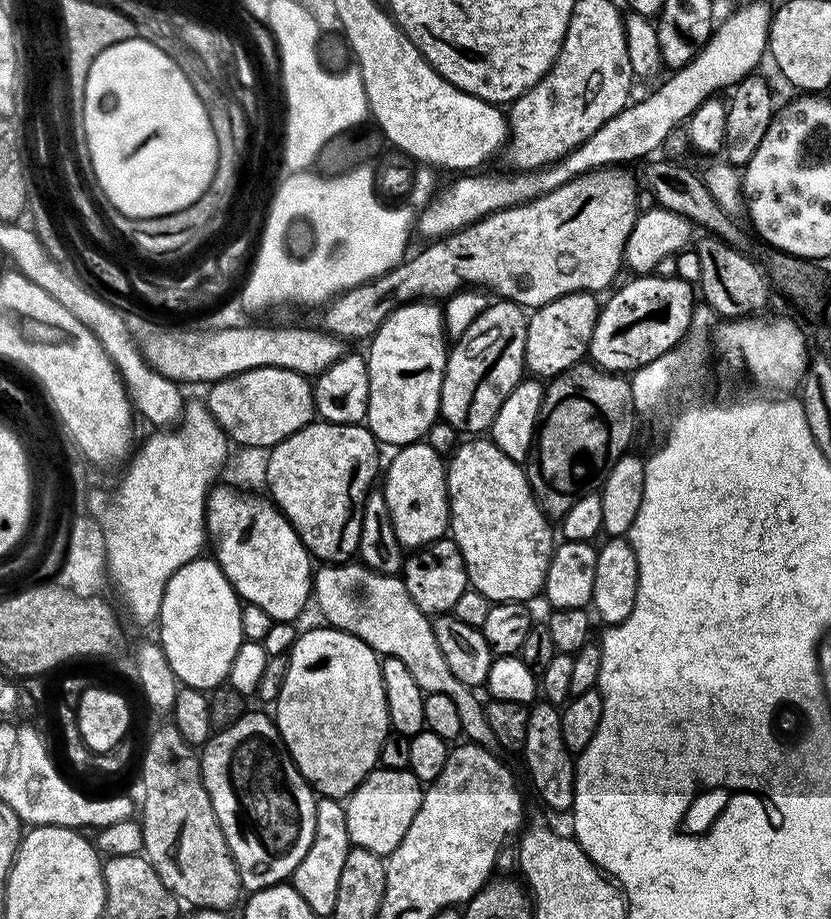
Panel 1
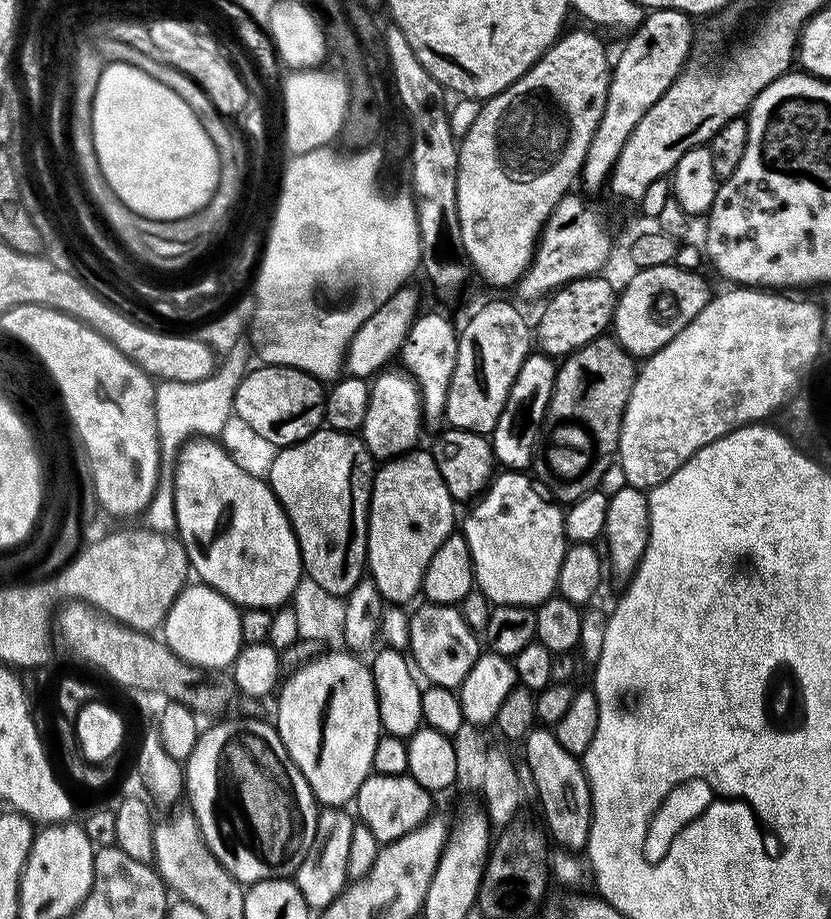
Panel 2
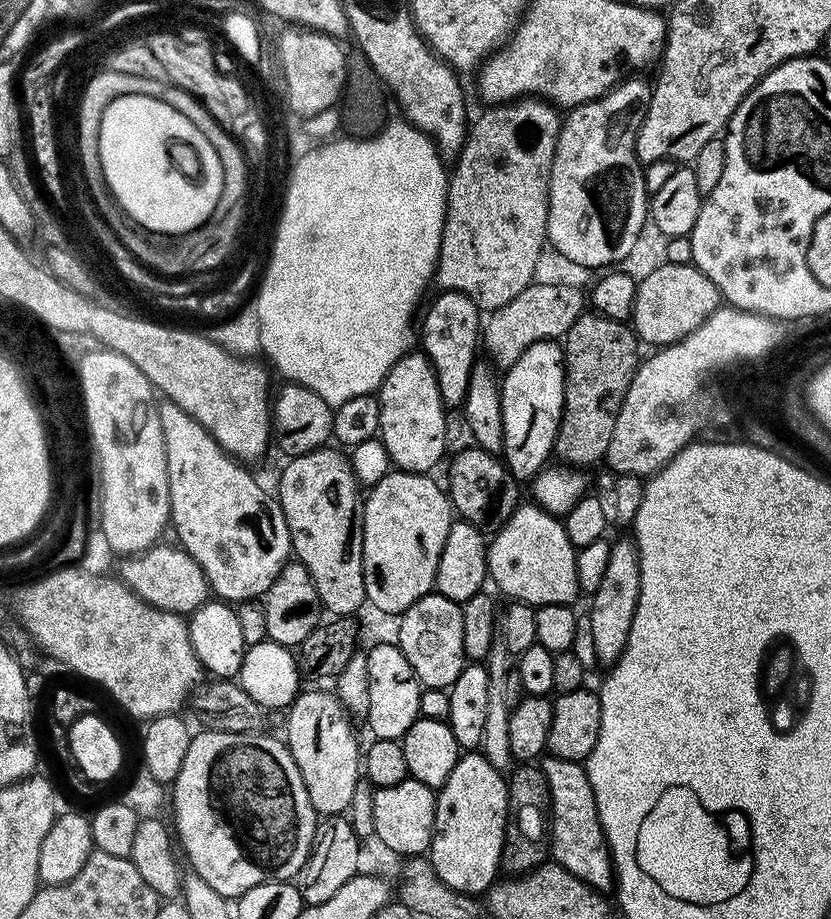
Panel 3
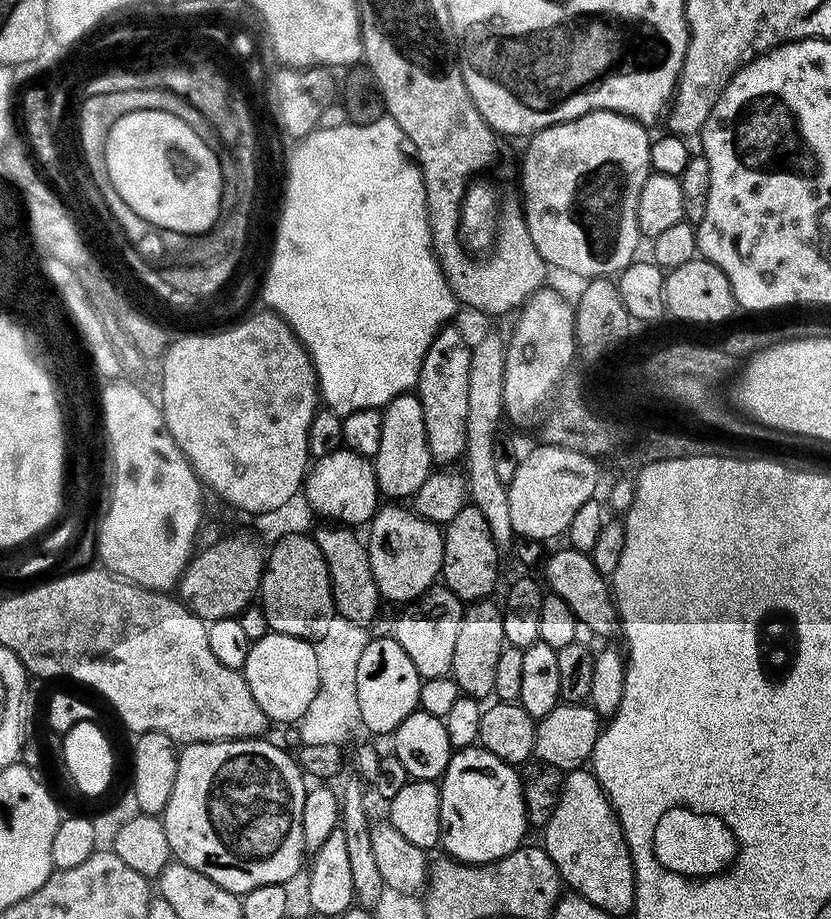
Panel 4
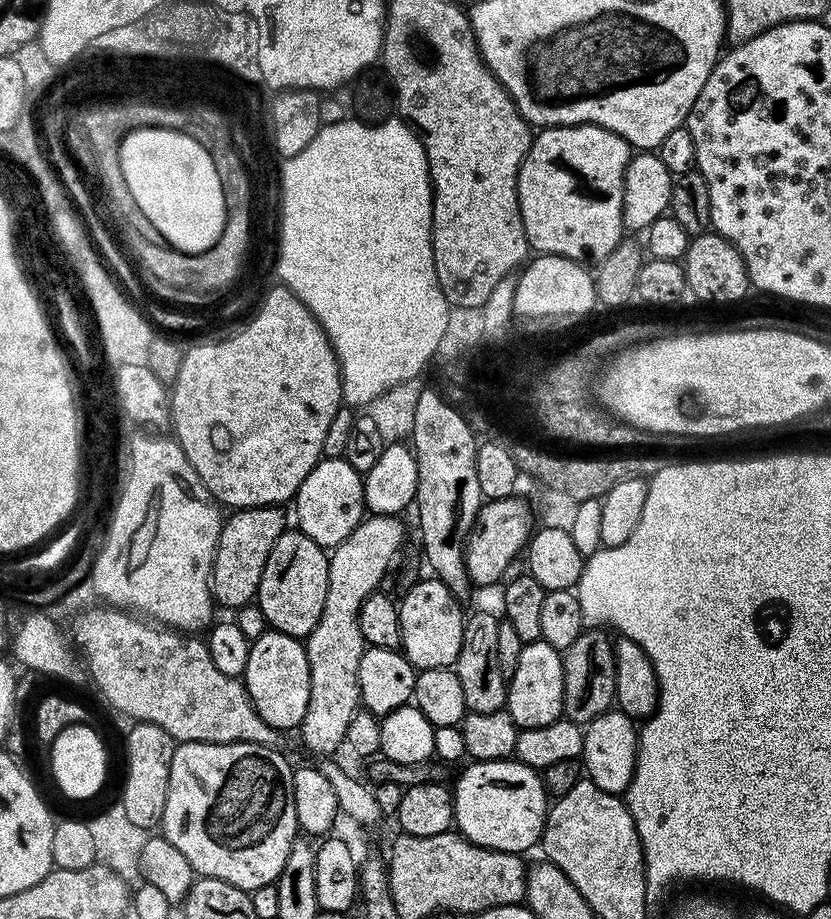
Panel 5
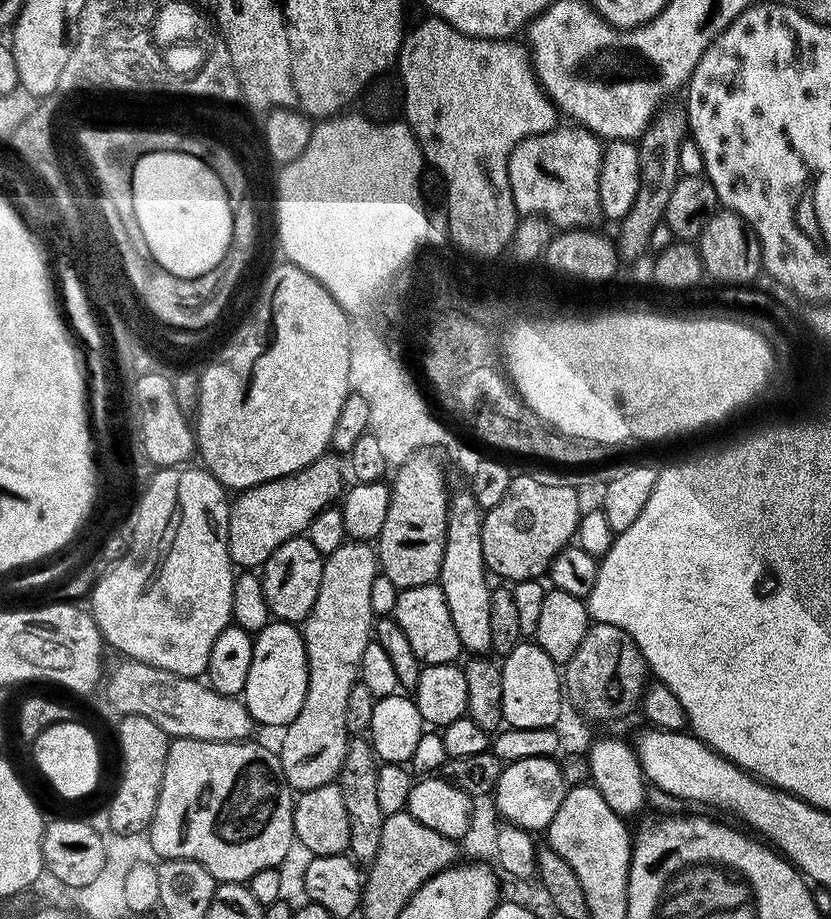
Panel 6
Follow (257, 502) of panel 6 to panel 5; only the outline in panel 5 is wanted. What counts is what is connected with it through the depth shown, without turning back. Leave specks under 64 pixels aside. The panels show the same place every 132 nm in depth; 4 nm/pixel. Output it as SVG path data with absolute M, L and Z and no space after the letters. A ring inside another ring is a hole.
M279 507L271 508L241 508L231 513L232 517L223 521L216 547L216 560L212 564L212 598L217 605L220 604L229 610L245 608L247 604L253 603L257 599L259 590L259 580L262 578L264 563L267 562L267 556L279 538L286 529L284 516Z

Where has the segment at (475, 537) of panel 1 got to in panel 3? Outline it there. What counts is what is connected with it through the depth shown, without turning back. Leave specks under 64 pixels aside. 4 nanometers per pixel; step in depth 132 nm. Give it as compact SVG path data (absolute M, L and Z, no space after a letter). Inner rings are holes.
M535 502L521 503L513 515L500 525L496 537L491 537L488 545L488 575L491 583L496 583L500 592L505 592L512 602L531 604L566 604L571 605L575 596L581 595L576 573L577 549L573 548L570 538L566 534L563 523L557 517L541 508Z

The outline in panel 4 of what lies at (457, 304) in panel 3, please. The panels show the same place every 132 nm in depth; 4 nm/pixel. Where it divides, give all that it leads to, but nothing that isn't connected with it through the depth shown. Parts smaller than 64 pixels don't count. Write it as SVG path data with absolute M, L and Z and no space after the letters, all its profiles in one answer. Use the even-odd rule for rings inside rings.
M445 326L441 328L440 333L430 342L430 346L426 350L426 354L422 358L422 366L420 367L420 373L416 379L416 386L414 389L415 395L420 397L422 402L422 418L426 422L426 442L430 446L430 454L432 455L433 461L440 466L448 466L451 460L458 461L465 455L466 448L466 424L468 422L468 412L467 412L467 394L469 393L469 375L470 375L470 358L472 349L470 347L469 341L464 341L464 336L459 332L458 329L452 328L453 326Z

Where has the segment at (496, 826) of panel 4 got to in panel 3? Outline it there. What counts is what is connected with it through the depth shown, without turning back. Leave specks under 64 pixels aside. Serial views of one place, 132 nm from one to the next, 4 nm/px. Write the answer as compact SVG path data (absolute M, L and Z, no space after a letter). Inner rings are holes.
M472 750L461 755L459 762L450 770L450 778L446 778L444 785L436 792L436 829L432 835L432 847L430 849L430 859L438 878L446 882L455 892L461 894L484 894L496 883L498 873L501 871L500 855L504 849L504 841L508 830L508 782L503 771L496 769L490 764L487 758L479 751Z

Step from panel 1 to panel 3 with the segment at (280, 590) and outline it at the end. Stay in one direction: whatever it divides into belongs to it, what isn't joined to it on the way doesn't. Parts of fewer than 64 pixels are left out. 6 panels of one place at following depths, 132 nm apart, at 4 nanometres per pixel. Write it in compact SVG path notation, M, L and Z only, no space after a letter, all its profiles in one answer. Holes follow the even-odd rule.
M167 398L161 399L157 403L158 422L162 422L162 438L164 439L164 449L166 450L166 470L168 471L168 485L170 486L170 517L171 527L176 527L176 536L179 547L185 552L189 552L198 562L198 566L202 566L204 571L204 579L207 580L209 589L213 593L216 592L221 601L239 602L241 600L254 600L263 597L266 592L271 590L273 582L278 578L280 571L284 568L293 555L292 539L290 538L290 530L286 526L286 518L280 509L279 499L275 495L272 496L247 472L243 463L237 462L233 457L229 456L223 448L218 446L218 442L208 433L201 424L196 421L190 414L186 414L186 410L182 410L182 406L178 406L172 400Z

